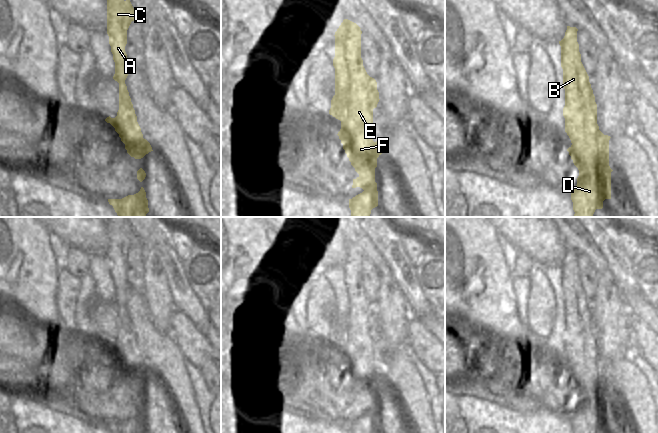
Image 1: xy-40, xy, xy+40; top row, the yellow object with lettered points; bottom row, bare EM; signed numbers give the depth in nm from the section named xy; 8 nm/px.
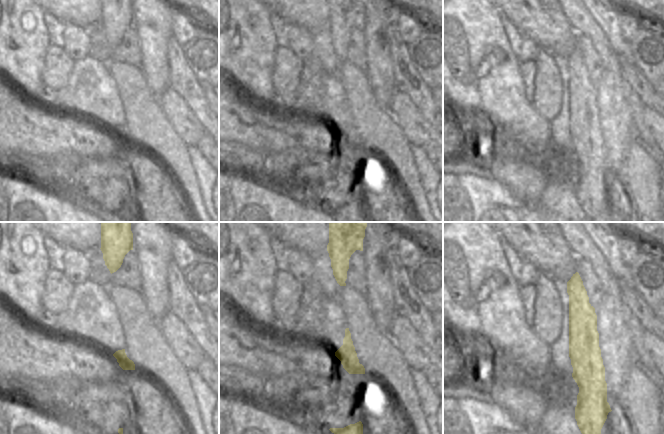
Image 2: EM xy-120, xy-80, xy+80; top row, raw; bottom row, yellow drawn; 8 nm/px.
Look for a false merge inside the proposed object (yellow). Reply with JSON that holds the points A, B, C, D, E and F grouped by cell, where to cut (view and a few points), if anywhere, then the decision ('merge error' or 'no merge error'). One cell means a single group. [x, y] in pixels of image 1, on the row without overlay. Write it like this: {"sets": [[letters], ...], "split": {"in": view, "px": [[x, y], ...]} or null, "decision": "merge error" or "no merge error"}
{"sets": [["A", "B", "C", "D", "E", "F"]], "split": null, "decision": "no merge error"}

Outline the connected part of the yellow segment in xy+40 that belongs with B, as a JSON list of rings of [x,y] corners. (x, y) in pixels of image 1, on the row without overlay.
[[[567,250],[561,270],[561,291],[563,293],[563,311],[565,313],[565,356],[572,369],[567,373],[574,389],[579,394],[577,409],[571,415],[573,433],[602,433],[603,425],[611,423],[611,396],[609,390],[609,364],[597,348],[597,328],[589,306],[589,300],[581,286],[576,251]]]

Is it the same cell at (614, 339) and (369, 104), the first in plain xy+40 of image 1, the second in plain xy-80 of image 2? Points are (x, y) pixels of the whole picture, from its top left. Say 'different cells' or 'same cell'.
different cells

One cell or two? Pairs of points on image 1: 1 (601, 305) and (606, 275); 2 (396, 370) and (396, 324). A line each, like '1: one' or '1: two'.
1: one
2: two

